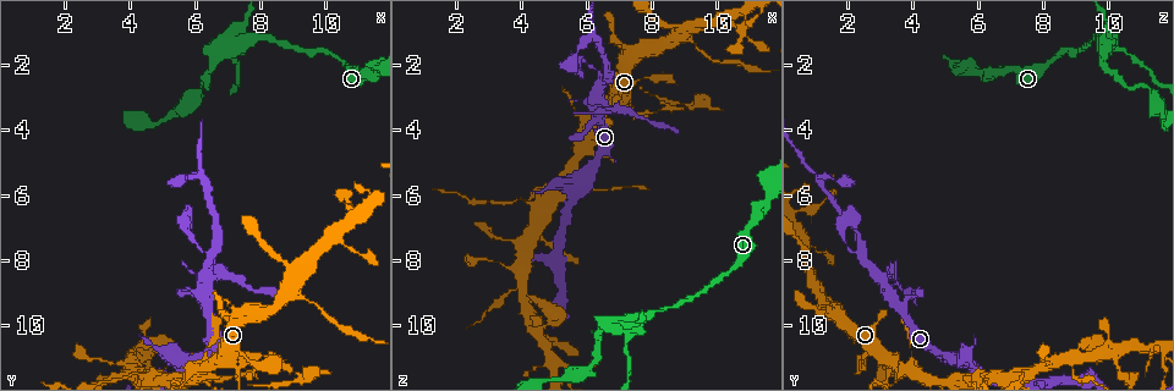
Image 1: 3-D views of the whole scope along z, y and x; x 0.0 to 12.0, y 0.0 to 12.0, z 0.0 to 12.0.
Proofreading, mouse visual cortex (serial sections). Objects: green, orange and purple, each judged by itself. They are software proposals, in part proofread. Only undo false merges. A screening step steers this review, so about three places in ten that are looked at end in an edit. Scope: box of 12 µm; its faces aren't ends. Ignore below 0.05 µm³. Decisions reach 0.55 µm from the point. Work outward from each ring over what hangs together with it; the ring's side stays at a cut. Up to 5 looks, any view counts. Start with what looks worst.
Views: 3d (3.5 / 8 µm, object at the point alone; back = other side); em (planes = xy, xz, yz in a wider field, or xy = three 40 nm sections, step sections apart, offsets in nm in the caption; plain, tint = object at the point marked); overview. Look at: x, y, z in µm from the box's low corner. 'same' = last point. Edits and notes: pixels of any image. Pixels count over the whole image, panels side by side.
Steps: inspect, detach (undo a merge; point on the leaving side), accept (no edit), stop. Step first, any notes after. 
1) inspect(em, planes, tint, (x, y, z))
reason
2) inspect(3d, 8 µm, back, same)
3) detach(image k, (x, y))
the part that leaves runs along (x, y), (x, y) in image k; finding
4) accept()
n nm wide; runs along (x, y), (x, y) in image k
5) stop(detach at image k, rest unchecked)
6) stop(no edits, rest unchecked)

inspect(3d, 3.5 µm, (8.9, 11.3, 3.4))
three-way junction

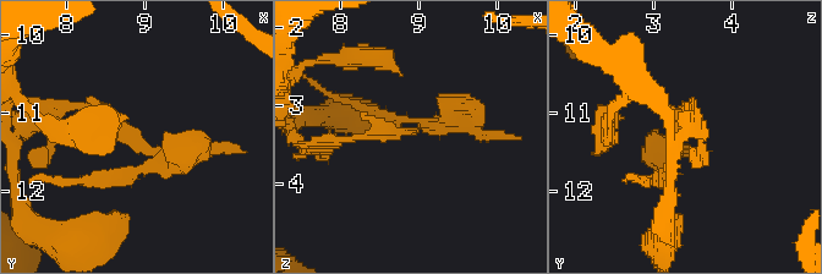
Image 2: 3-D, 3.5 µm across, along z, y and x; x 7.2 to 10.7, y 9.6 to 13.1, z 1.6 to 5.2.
inspect(em, xy, step 1, tint, (8.85, 11.35, 3.35))
3 arms; arms of 100, 150, 250 nm

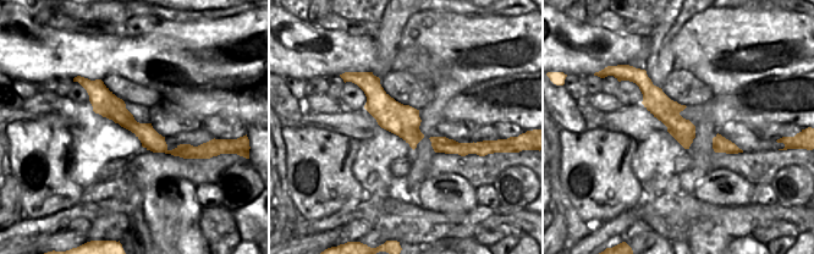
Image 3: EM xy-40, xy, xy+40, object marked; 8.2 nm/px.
accept()
runs along (86, 84), (166, 150), (192, 149) in image 3; continuous, no second cell

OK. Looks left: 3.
inspect(3d, 3.5 µm, (4.0, 10.9, 9.0))
abrupt turn

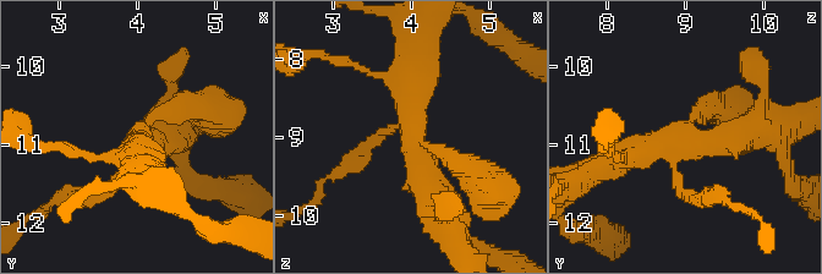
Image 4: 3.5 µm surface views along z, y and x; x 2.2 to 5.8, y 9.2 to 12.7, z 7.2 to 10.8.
inspect(em, xy, step 5, tint, (4.05, 10.95, 8.95))
4 arms; arms of 150, 250, 400, 400 nm

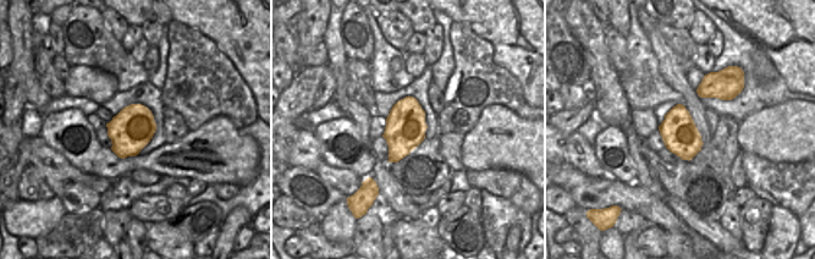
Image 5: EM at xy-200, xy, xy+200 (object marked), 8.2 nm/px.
accept()
runs along (608, 168), (661, 142), (752, 131) in image 4; continuous, no second cell

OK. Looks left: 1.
stop(no edits, rest unchecked)

